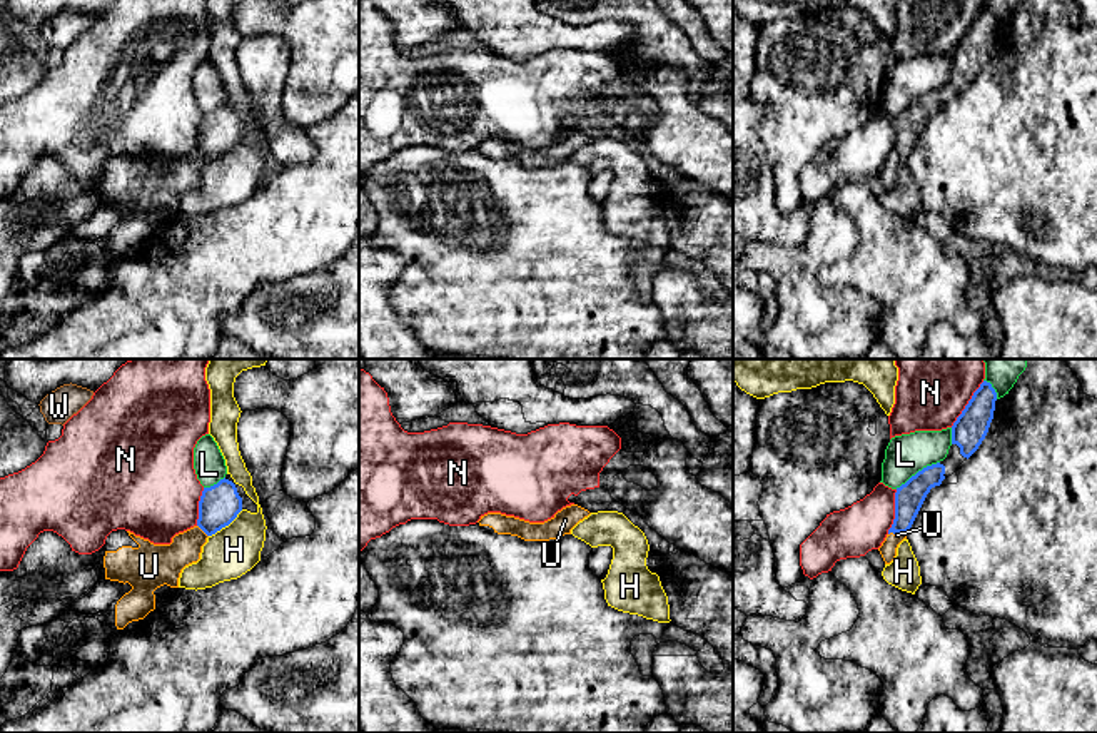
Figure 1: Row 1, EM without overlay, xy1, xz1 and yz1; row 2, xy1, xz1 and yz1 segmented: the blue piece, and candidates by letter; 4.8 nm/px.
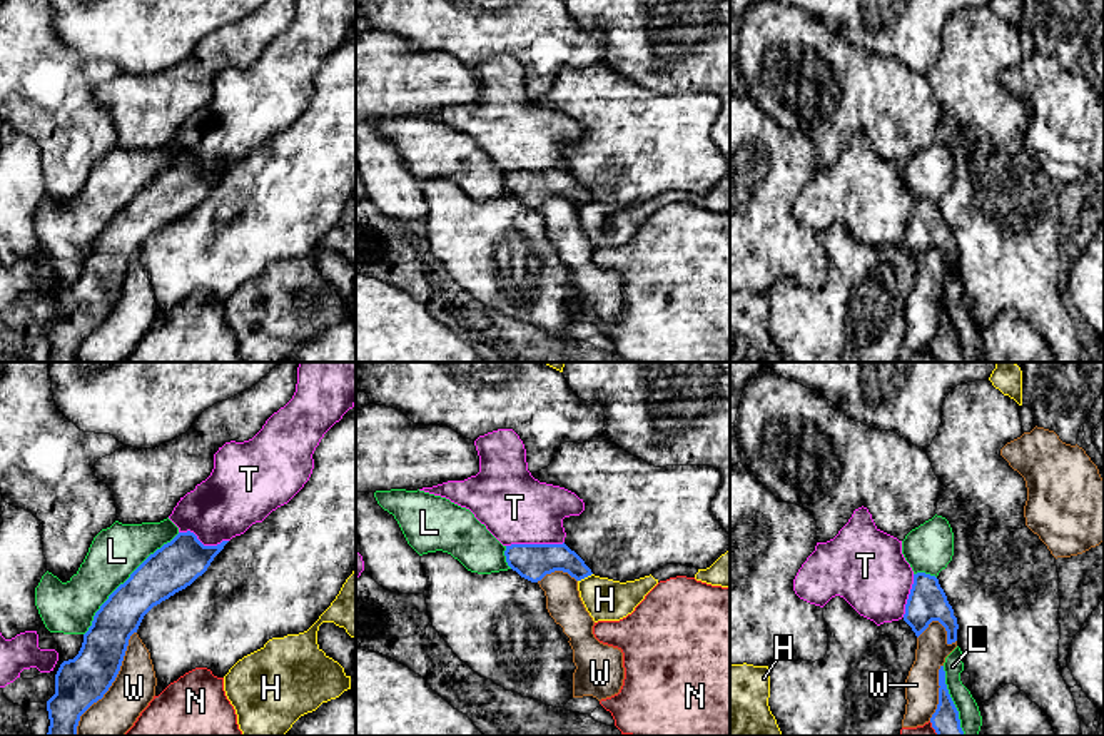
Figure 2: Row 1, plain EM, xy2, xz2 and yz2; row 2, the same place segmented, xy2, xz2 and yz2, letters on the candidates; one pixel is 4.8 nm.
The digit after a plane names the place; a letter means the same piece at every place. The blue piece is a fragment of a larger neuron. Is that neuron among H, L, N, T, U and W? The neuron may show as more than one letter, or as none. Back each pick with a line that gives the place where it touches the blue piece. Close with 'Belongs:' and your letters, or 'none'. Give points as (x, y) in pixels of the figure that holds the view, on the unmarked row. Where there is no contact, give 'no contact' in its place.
U: contact yz1 (897, 157)
Belongs: U

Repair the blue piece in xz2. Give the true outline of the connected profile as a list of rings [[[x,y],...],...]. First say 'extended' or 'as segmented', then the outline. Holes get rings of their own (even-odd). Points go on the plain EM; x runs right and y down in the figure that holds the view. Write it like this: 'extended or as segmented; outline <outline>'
as segmented; outline [[[511,170],[504,177],[508,192],[521,204],[538,209],[555,197],[568,199],[576,207],[591,202],[585,187],[563,170]]]

